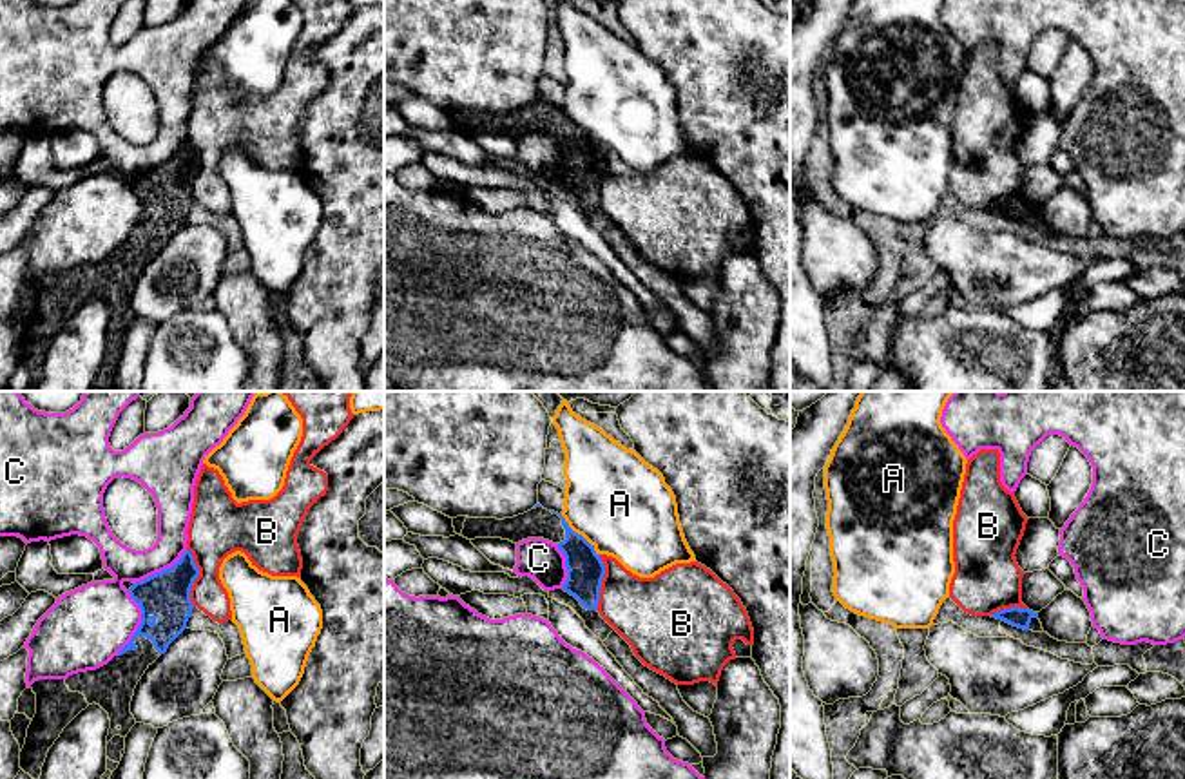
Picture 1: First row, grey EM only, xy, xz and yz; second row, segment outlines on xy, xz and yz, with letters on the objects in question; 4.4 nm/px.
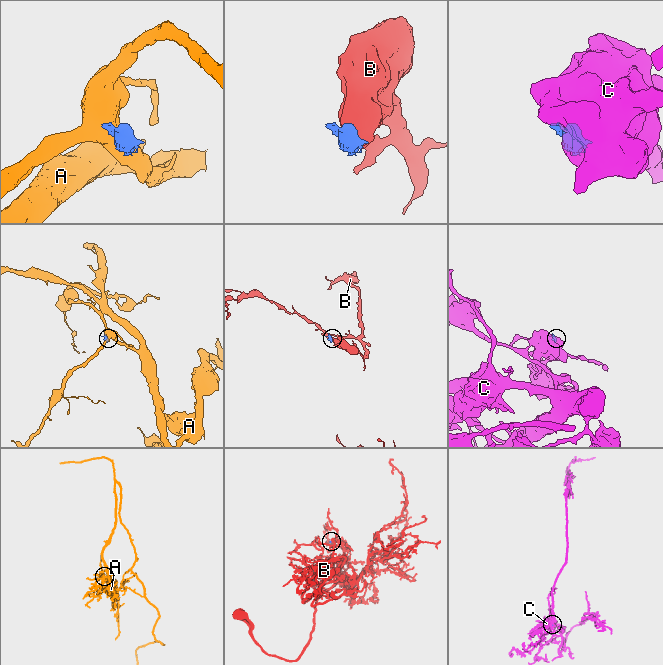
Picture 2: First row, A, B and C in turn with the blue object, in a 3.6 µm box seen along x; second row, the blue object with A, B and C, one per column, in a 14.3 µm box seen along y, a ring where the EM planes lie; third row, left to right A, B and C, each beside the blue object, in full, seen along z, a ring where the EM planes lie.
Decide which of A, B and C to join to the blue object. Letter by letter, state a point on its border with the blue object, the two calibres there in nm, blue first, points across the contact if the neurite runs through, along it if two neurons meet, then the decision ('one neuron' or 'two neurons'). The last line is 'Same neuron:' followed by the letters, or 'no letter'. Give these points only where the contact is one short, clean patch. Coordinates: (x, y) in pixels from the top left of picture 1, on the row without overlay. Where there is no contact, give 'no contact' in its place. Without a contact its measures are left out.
A: meets blue in xz at (580, 129); 160 nm thick on the blue side, 440 nm on the other; border along xz (560, 109), (598, 149); two neurons
B: meets blue in xy at (196, 171); 220 nm thick on the blue side, 260 nm on the other; border along xy (187, 144), (198, 163), (191, 183), (191, 196), (194, 200); two neurons
C: meets blue in xy at (140, 218); 220 nm thick on the blue side, 360 nm on the other; two neurons
Same neuron: no letter

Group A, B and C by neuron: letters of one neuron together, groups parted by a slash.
A / B / C

